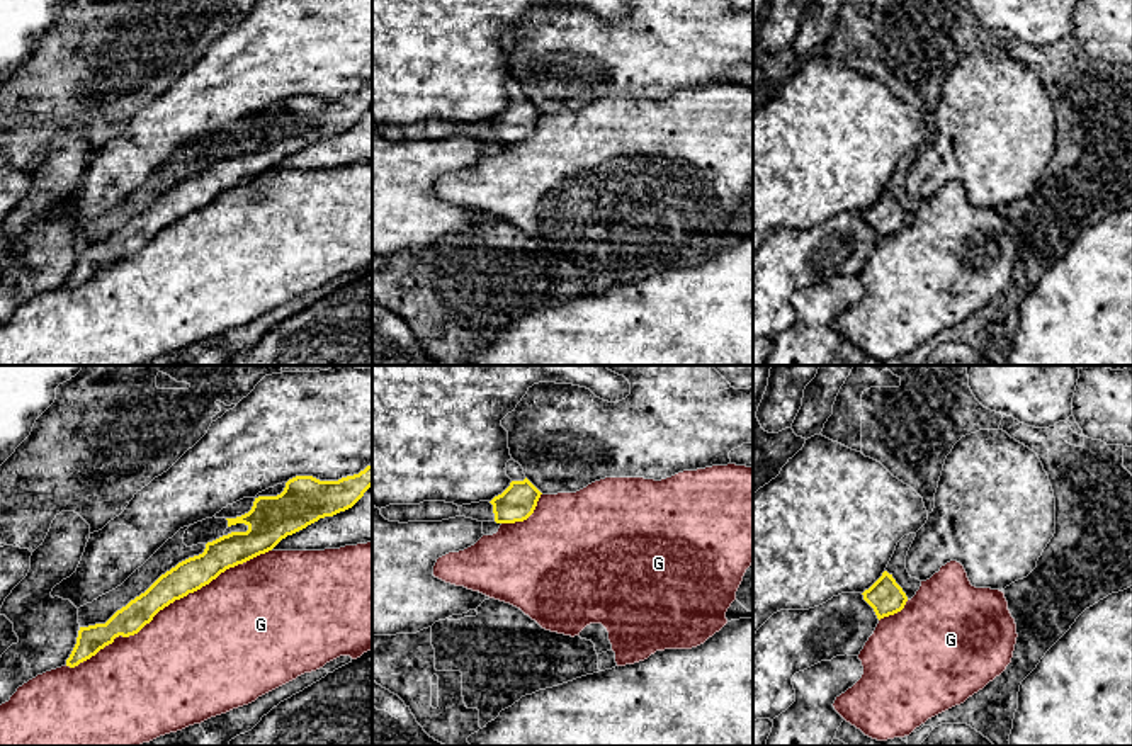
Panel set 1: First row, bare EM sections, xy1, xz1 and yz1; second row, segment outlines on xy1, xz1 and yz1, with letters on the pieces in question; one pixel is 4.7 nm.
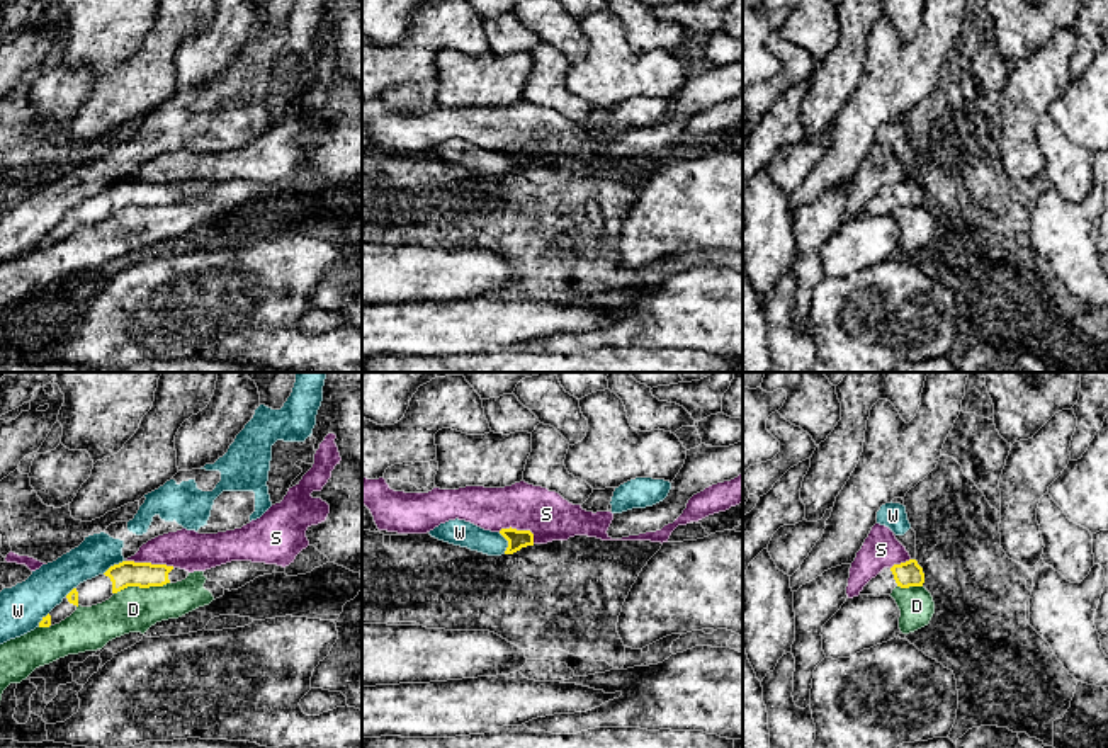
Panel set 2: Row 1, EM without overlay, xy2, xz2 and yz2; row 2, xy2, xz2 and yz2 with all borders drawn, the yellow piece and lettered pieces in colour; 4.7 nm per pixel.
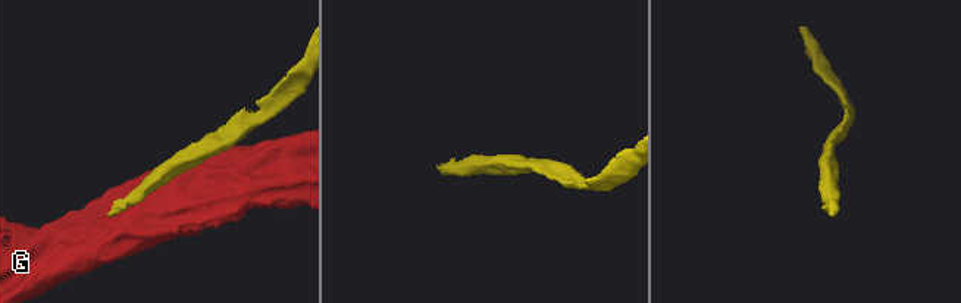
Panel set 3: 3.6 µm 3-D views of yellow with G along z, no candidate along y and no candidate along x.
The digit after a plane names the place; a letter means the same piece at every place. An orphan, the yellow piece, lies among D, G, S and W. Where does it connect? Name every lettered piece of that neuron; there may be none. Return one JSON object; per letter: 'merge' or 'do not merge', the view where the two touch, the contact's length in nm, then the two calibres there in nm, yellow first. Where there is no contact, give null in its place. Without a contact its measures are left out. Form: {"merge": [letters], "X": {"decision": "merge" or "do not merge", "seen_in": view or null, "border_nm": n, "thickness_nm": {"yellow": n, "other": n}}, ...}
{"merge": [], "D": {"decision": "do not merge", "seen_in": "xy2", "border_nm": 280, "thickness_nm": {"yellow": 130, "other": 220}}, "G": {"decision": "do not merge", "seen_in": "xy1", "border_nm": 1100, "thickness_nm": {"yellow": 160, "other": 500}}, "S": {"decision": "do not merge", "seen_in": "xy2", "border_nm": 240, "thickness_nm": {"yellow": 130, "other": 190}}, "W": {"decision": "do not merge", "seen_in": "xy2", "border_nm": 130, "thickness_nm": {"yellow": 130, "other": 180}}}

